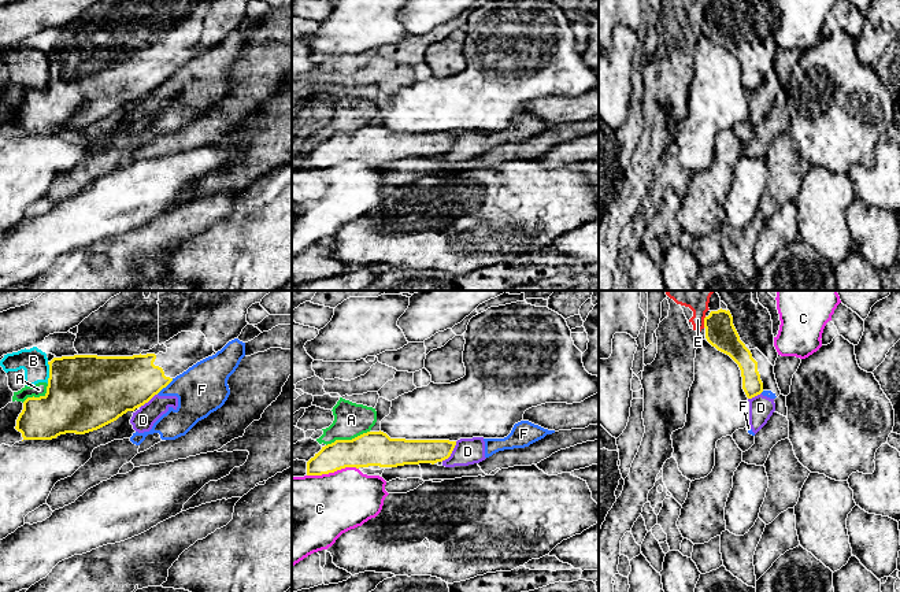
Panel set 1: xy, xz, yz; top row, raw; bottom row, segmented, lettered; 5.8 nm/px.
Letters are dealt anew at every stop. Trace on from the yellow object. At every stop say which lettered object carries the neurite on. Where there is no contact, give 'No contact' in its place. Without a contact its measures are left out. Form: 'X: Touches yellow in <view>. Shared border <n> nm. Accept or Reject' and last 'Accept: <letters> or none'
A: Touches yellow in xz. Shared border 280 nm. Reject
B: Touches yellow in xy. Shared border 130 nm. Reject
C: Touches yellow in xz. Shared border 300 nm. Reject
D: Touches yellow in xz. Shared border 150 nm. Reject
E: Touches yellow in yz. Shared border 70 nm. Reject
F: Touches yellow in xy. Shared border 140 nm. Reject
Accept: none

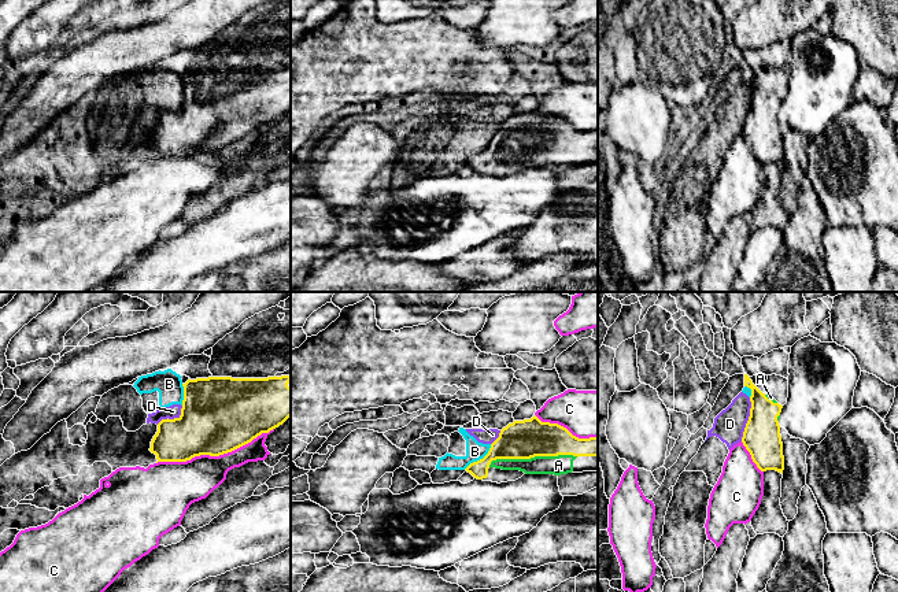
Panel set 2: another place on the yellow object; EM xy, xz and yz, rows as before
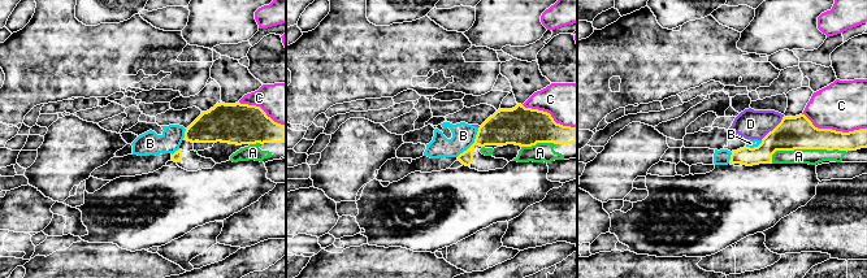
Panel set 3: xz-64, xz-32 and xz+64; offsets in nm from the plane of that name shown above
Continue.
A: Touches yellow in xz. Shared border 550 nm. Accept
B: Touches yellow in xz. Shared border 220 nm. Reject
C: Touches yellow in xy. Shared border 700 nm. Reject
D: Touches yellow in yz. Shared border 260 nm. Reject
Accept: A

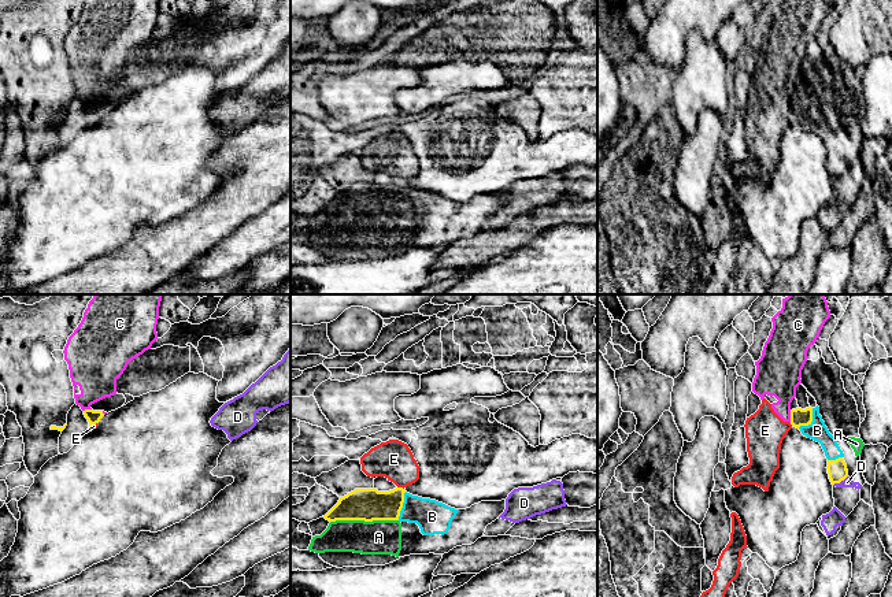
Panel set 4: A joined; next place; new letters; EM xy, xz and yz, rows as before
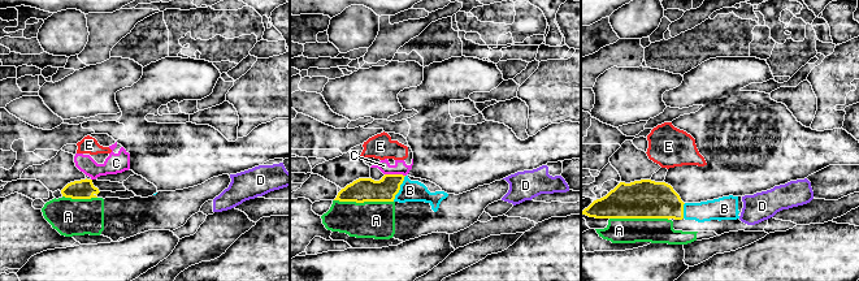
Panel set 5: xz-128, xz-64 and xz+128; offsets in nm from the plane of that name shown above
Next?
A: Touches yellow in xz. Shared border 400 nm. Accept
B: Touches yellow in yz. Shared border 150 nm. Accept
C: Touches yellow in yz. Shared border 70 nm. Reject
D: Touches yellow in yz. Shared border 110 nm. Reject
E: Touches yellow in xz. Shared border 40 nm. Reject
Accept: A, B

